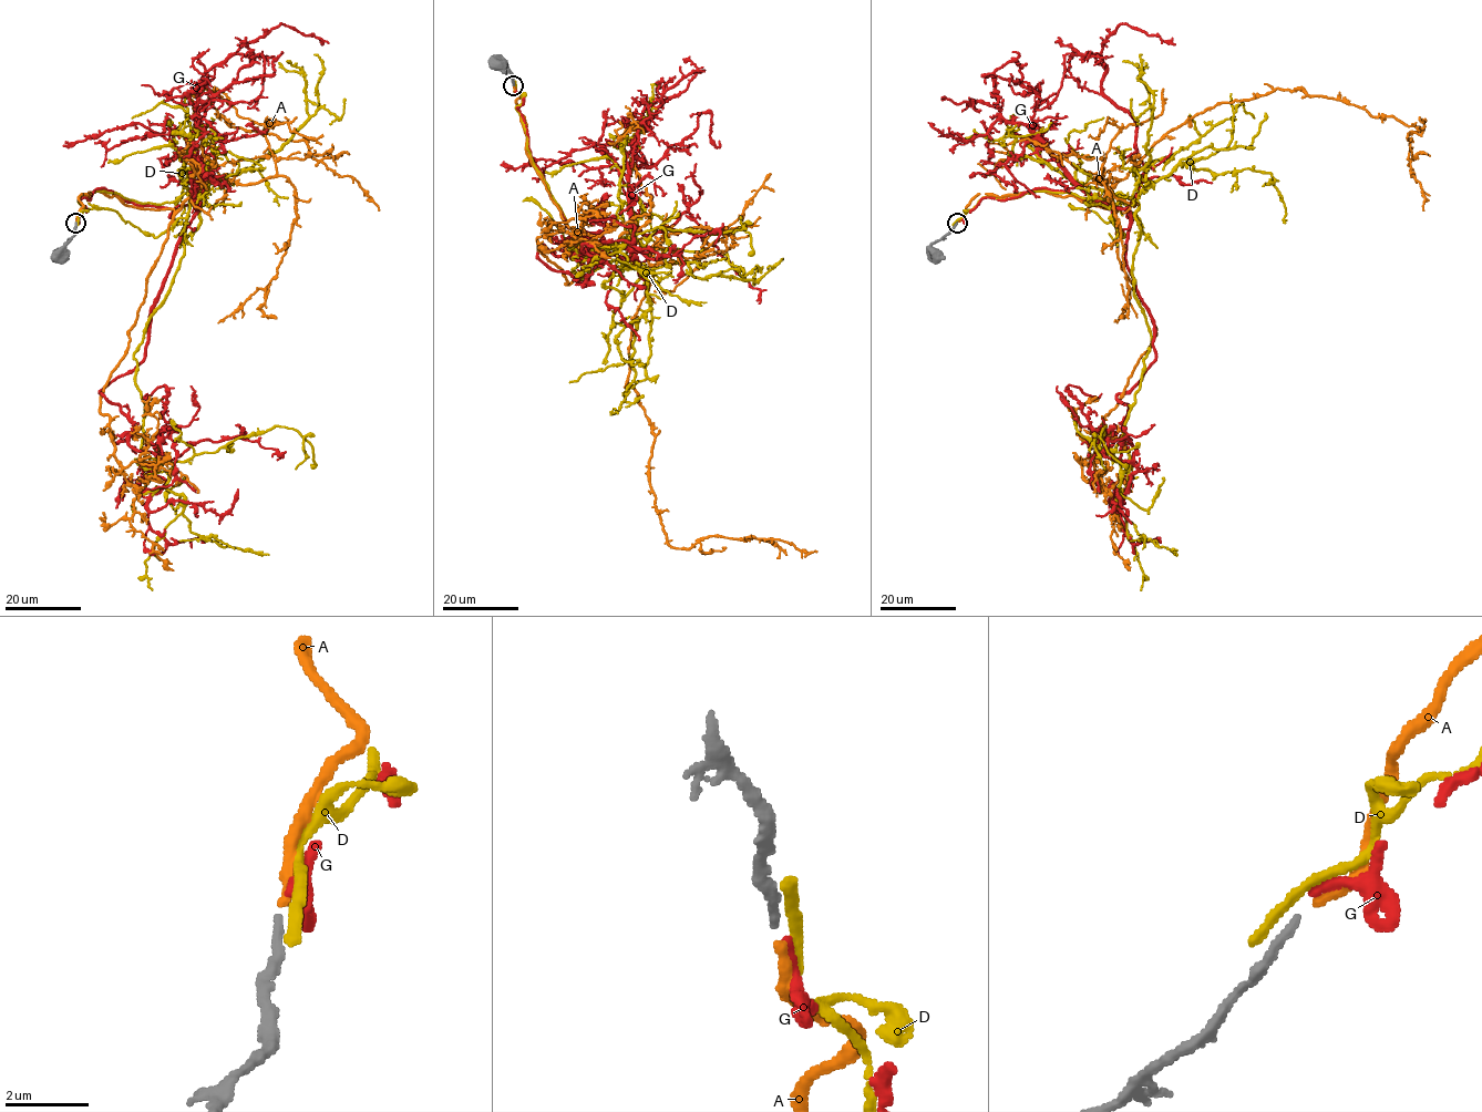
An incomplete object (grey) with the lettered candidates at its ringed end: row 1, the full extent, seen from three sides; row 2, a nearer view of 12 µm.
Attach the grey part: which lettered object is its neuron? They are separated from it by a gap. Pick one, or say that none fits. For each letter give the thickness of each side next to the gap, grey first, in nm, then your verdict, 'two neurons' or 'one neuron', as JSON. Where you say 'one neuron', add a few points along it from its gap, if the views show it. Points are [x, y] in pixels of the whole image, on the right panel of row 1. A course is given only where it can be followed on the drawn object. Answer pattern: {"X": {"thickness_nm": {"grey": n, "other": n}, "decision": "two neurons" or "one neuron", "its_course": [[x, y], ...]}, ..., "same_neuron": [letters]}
{"A": {"thickness_nm": {"grey": 200, "other": 200}, "decision": "one neuron", "its_course": [[958, 220], [979, 193], [1117, 212], [1104, 194], [1173, 130], [1277, 88], [1419, 127], [1423, 210]]}, "D": {"thickness_nm": {"grey": 200, "other": 320}, "decision": "two neurons"}, "G": {"thickness_nm": {"grey": 200, "other": 240}, "decision": "two neurons"}, "same_neuron": ["A"]}

